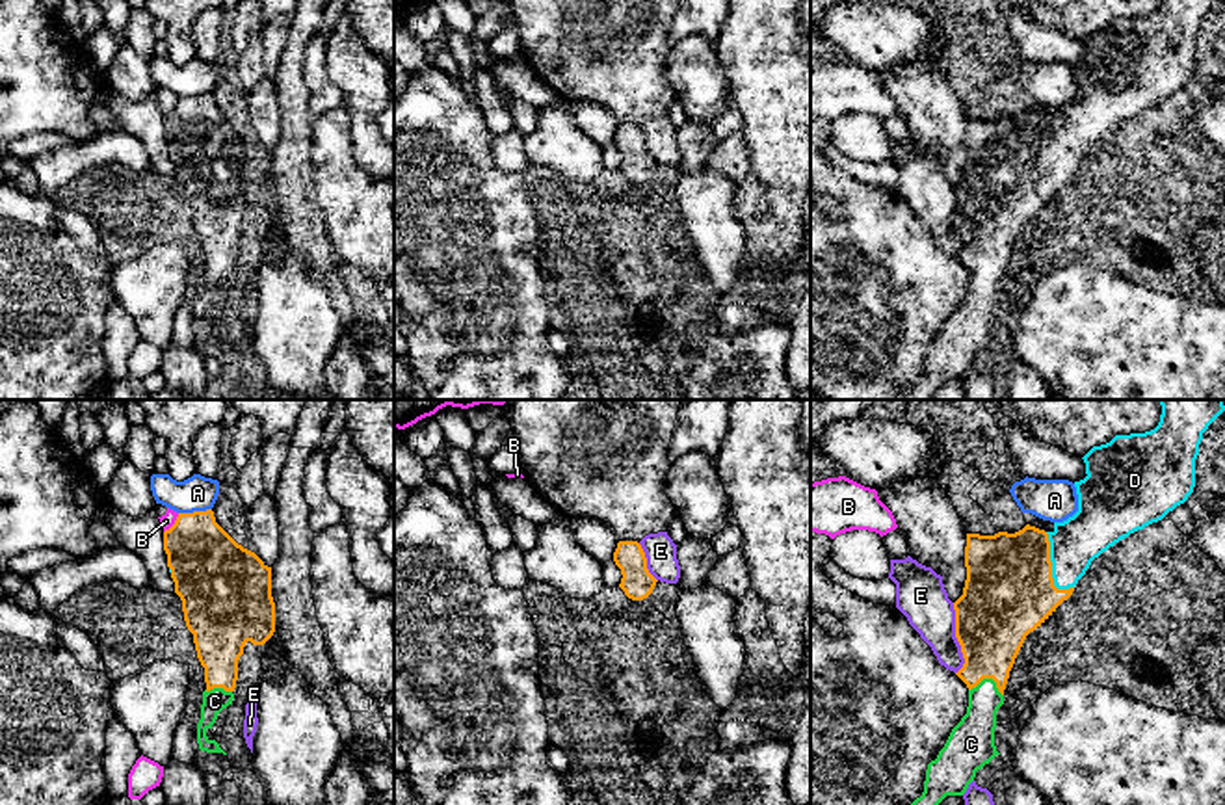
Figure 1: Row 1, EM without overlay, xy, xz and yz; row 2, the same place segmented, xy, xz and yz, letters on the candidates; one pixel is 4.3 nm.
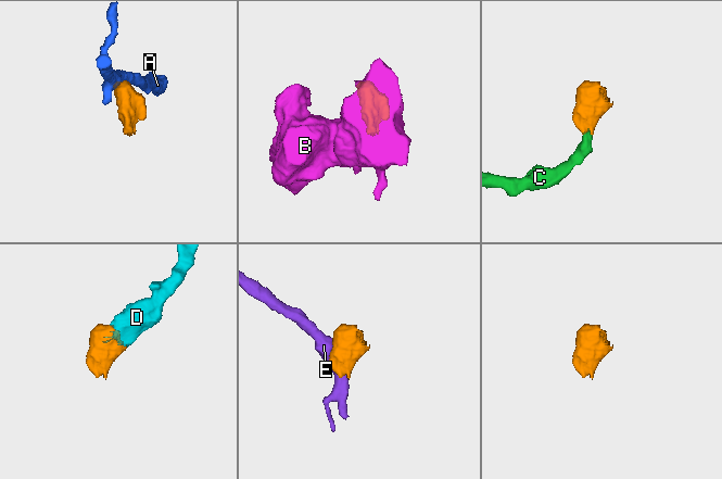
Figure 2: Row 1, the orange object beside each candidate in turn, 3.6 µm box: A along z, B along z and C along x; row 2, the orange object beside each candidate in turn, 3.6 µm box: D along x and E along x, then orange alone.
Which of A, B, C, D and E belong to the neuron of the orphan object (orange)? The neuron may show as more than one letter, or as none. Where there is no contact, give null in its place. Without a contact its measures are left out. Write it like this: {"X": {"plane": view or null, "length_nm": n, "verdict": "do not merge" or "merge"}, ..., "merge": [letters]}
{"A": {"plane": "xy", "length_nm": 150, "verdict": "do not merge"}, "B": {"plane": "xy", "length_nm": 110, "verdict": "do not merge"}, "C": {"plane": "yz", "length_nm": 160, "verdict": "merge"}, "D": {"plane": "yz", "length_nm": 280, "verdict": "merge"}, "E": {"plane": "yz", "length_nm": 320, "verdict": "do not merge"}, "merge": ["C", "D"]}

